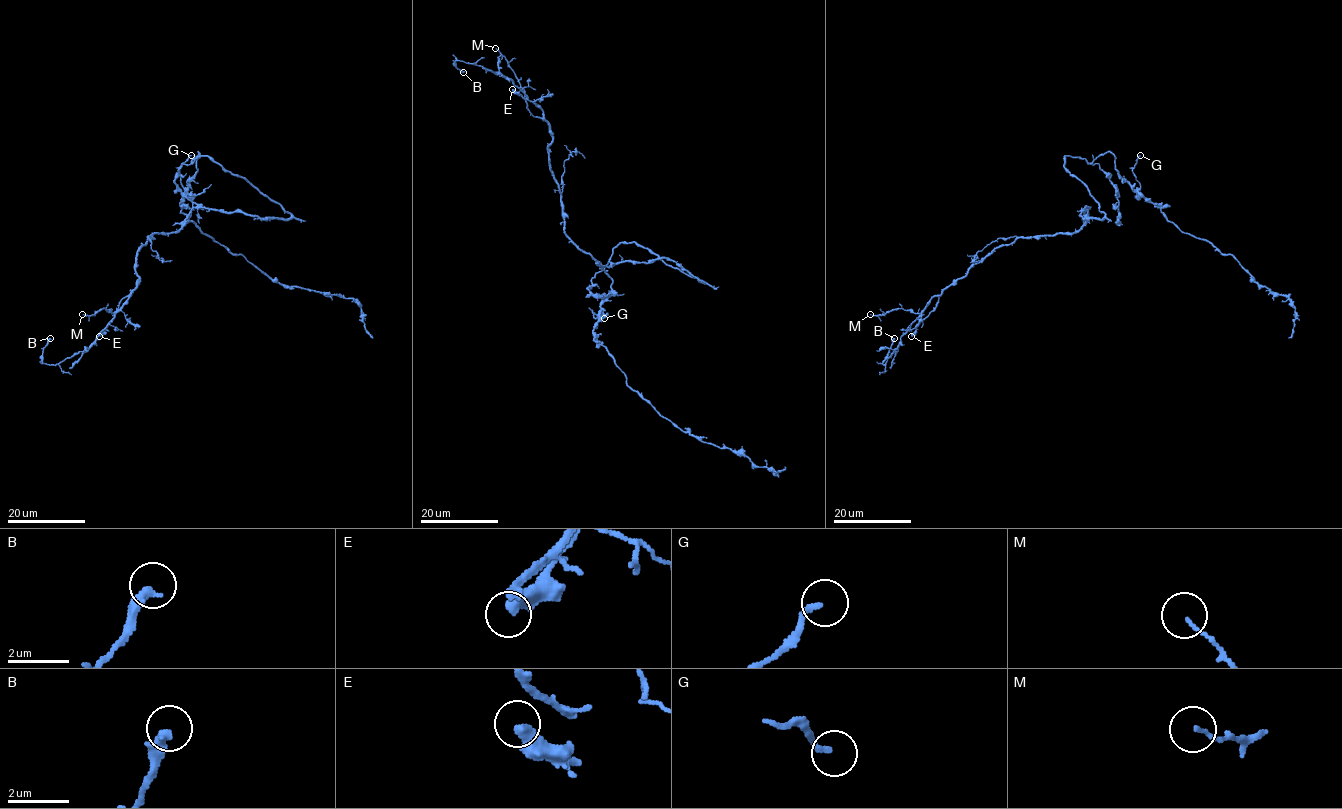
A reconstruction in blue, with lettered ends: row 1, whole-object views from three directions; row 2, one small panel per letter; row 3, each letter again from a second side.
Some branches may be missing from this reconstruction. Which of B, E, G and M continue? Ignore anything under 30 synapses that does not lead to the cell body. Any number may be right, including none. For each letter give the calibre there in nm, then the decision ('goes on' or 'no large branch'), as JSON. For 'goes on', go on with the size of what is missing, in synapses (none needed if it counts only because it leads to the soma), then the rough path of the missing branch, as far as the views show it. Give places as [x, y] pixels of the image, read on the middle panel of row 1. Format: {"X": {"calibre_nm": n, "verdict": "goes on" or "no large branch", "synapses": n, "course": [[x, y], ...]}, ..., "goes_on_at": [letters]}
{"B": {"calibre_nm": 380, "verdict": "no large branch"}, "E": {"calibre_nm": 440, "verdict": "goes on", "synapses": 40, "course": [[512, 89], [491, 75], [506, 86], [544, 84], [541, 89], [538, 84]]}, "G": {"calibre_nm": 170, "verdict": "no large branch"}, "M": {"calibre_nm": 100, "verdict": "no large branch"}, "goes_on_at": ["E"]}

